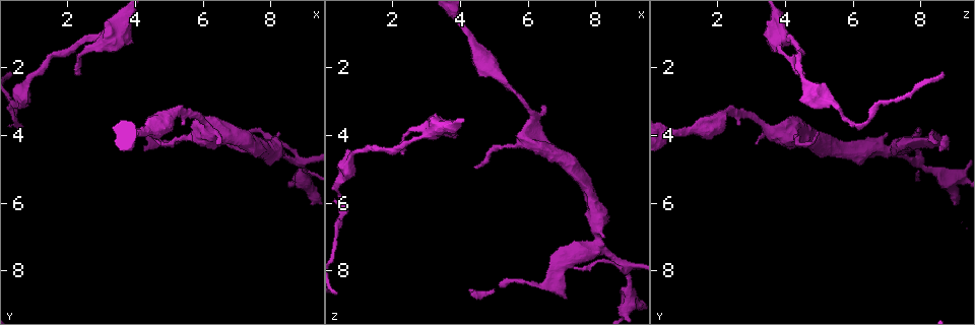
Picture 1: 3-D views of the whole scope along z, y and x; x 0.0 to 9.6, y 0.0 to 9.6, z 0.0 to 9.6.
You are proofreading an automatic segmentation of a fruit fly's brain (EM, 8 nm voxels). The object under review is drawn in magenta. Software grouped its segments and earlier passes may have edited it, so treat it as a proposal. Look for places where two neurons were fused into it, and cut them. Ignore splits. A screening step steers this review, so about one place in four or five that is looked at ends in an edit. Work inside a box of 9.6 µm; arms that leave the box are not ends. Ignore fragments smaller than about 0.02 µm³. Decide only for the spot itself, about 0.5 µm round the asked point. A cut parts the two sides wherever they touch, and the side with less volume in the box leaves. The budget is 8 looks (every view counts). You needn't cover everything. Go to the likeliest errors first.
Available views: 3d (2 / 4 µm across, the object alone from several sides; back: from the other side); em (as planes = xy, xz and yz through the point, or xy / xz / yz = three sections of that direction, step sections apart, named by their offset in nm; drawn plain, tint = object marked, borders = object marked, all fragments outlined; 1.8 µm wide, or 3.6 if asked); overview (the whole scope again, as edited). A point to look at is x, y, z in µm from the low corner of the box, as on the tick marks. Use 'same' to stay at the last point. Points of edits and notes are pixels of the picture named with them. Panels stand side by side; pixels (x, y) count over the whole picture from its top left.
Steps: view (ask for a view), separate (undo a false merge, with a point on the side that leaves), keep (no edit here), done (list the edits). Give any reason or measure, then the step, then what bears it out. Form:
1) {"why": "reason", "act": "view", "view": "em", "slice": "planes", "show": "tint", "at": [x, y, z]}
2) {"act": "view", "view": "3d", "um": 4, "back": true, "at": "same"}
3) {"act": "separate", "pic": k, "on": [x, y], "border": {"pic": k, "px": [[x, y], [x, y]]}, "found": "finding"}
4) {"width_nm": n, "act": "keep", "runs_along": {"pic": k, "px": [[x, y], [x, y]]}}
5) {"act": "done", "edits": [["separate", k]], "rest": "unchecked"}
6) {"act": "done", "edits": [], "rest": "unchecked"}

{"why": "a fork", "act": "view", "view": "3d", "um": 4, "at": [8.85, 4.75, 7.85]}

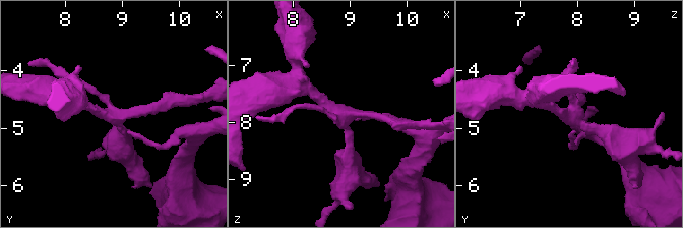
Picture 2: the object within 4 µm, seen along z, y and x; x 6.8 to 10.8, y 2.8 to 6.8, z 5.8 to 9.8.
{"act": "view", "view": "em", "slice": "yz", "step": 4, "show": "tint", "at": [8.85, 4.80, 7.80]}

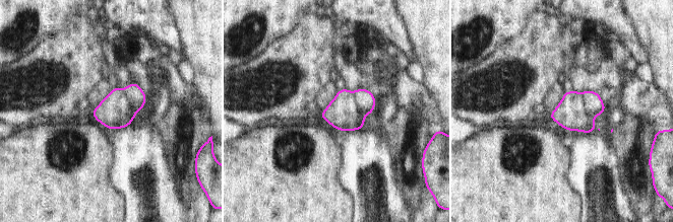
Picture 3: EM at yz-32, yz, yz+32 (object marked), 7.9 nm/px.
{"act": "view", "view": "em", "slice": "xz", "step": 4, "show": "tint", "at": "same"}

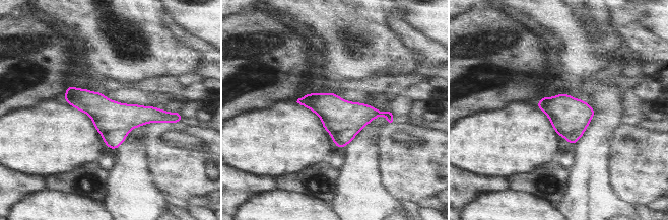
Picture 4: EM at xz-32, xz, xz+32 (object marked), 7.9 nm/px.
{"width_nm": 300, "act": "separate", "pic": 4, "on": [341, 139], "border": {"pic": 4, "px": [[358, 130], [342, 130], [331, 135]]}, "found": "two neurons meet here"}

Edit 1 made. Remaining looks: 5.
{"why": "sudden change in width", "act": "view", "view": "em", "slice": "xy", "step": 8, "show": "tint", "at": [6.20, 4.15, 4.00]}

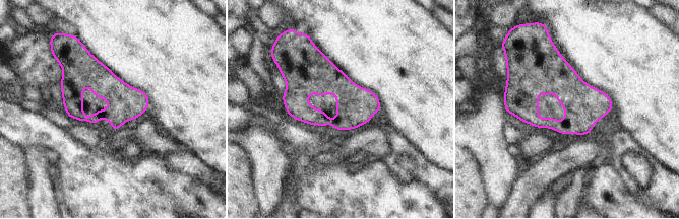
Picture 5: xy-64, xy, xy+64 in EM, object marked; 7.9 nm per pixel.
{"width_nm": 280, "act": "keep", "found": "one neuron here"}

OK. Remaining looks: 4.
{"why": "calibre changes", "act": "view", "view": "em", "slice": "xz", "step": 16, "show": "tint", "at": [6.85, 4.25, 8.25]}

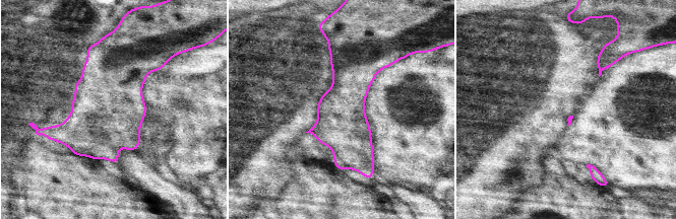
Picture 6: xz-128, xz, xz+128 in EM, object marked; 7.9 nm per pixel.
{"act": "view", "view": "em", "slice": "planes", "show": "tint", "at": "same"}

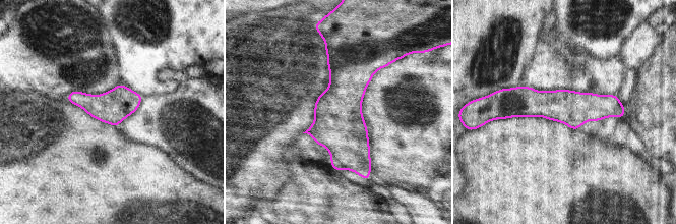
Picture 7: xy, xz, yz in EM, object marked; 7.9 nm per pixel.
{"act": "keep", "runs_along": {"pic": 7, "px": [[505, 107], [613, 107], [622, 111]]}, "found": "all the same neuron"}

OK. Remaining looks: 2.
{"act": "done", "edits": [["separate", 4]], "rest": "unchecked"}

